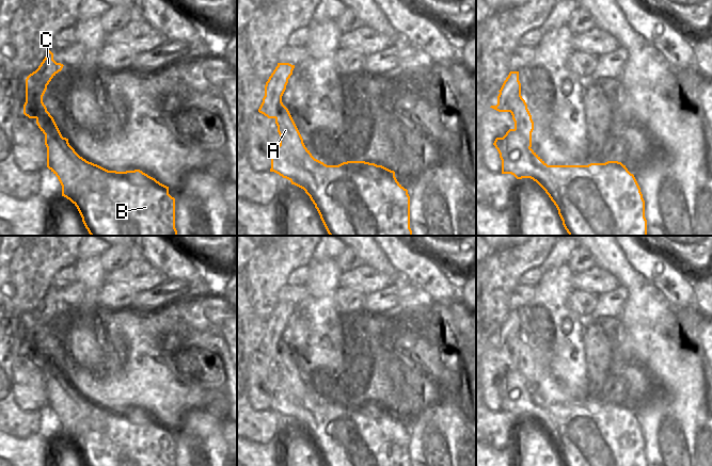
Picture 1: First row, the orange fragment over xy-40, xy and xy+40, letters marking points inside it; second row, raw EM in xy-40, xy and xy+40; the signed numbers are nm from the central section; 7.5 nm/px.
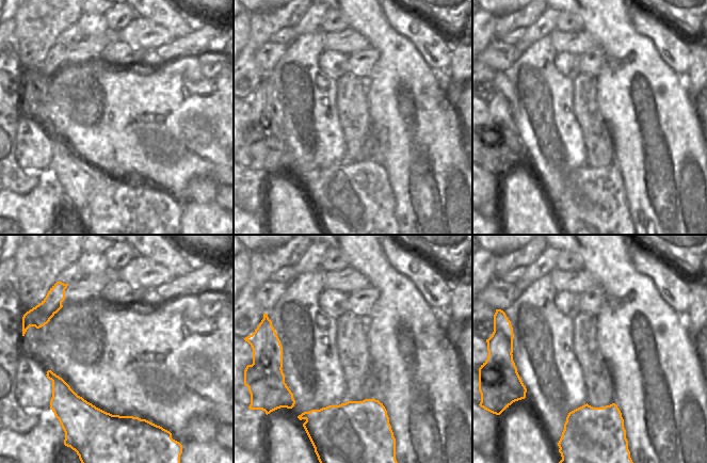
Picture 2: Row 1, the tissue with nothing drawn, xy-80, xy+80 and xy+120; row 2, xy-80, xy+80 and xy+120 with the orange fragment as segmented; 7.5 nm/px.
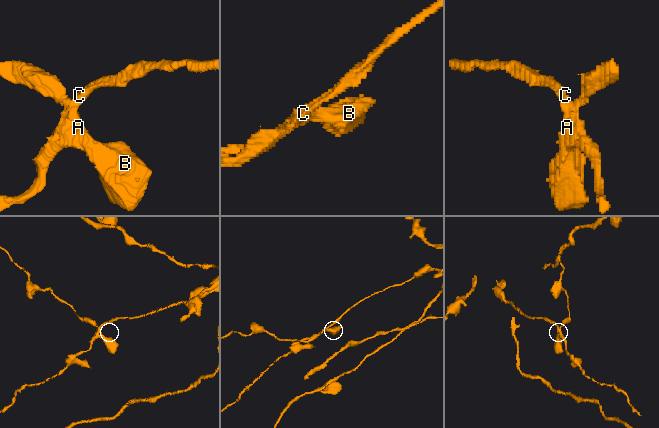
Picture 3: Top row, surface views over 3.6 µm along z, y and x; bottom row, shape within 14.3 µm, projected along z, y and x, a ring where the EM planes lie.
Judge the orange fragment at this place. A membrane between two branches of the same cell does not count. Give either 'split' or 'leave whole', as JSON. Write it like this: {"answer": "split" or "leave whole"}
{"answer": "split"}

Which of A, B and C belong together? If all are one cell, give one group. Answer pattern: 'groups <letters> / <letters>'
groups A / B C

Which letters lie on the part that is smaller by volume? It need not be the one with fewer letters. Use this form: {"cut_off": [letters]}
{"cut_off": ["A"]}

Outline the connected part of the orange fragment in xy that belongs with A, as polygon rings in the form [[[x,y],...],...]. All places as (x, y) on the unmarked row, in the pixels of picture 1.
[[[285,344],[280,348],[275,363],[280,373],[280,384],[276,390],[285,391],[287,396],[291,396],[298,408],[304,408],[313,413],[319,404],[326,404],[323,401],[315,398],[305,386],[303,377]]]

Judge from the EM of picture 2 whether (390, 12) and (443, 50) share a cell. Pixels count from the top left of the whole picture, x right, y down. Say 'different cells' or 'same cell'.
same cell

